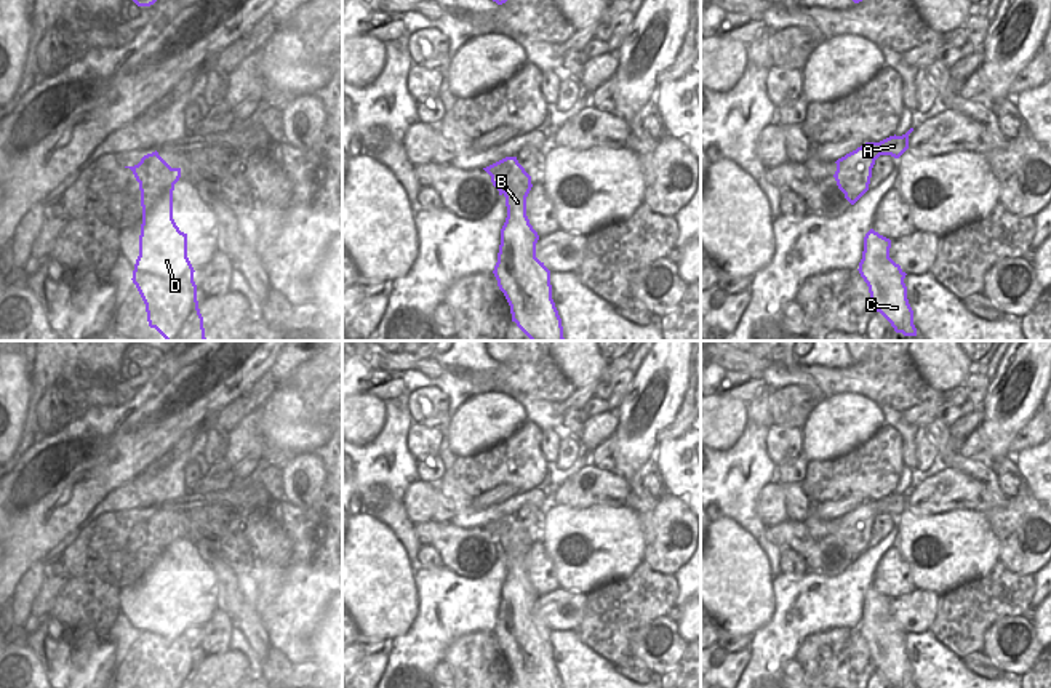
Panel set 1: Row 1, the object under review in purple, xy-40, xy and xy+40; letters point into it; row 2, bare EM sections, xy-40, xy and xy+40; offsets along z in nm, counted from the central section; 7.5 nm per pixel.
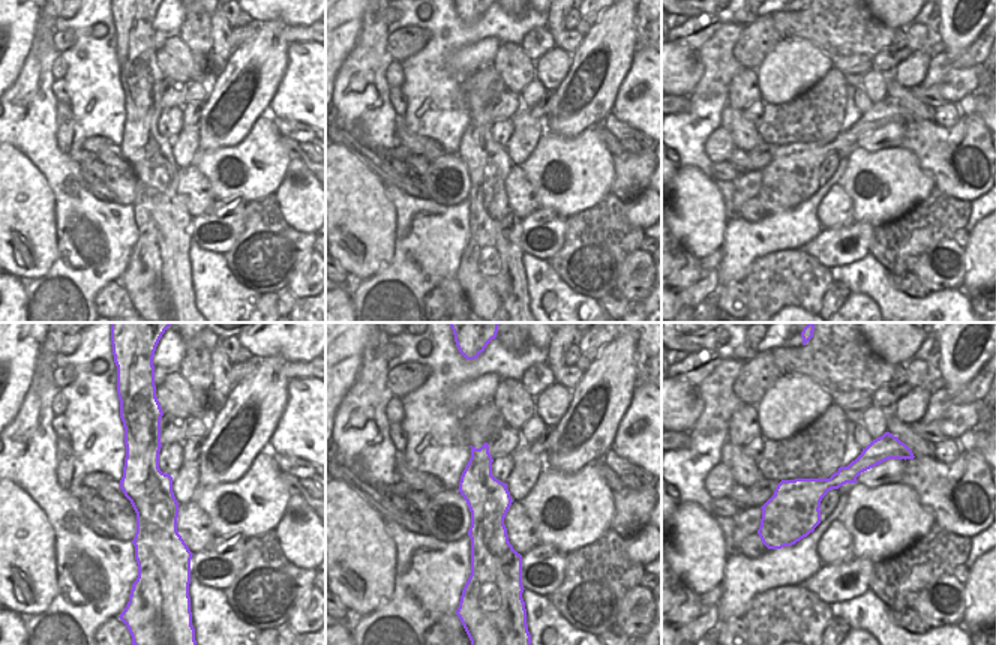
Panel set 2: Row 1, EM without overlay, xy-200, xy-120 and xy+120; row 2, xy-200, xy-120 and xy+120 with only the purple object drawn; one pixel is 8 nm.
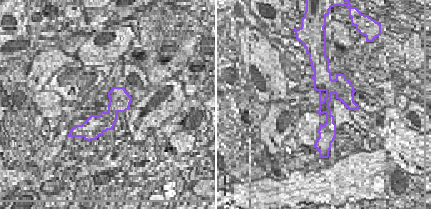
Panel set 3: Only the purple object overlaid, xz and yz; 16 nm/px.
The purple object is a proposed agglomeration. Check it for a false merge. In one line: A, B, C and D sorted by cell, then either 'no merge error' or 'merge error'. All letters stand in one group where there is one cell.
groups A / B C D; merge error

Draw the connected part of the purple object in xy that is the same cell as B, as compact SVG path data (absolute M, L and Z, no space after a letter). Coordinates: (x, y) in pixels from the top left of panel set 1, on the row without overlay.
M520 522L506 525L501 533L507 576L493 629L498 645L520 688L563 688L552 658L550 629L536 616L539 594L526 574L531 534Z

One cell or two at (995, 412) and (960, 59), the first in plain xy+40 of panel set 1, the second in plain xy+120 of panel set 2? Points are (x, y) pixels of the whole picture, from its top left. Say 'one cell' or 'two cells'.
two cells

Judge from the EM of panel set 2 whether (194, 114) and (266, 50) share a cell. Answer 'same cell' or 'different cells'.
different cells

